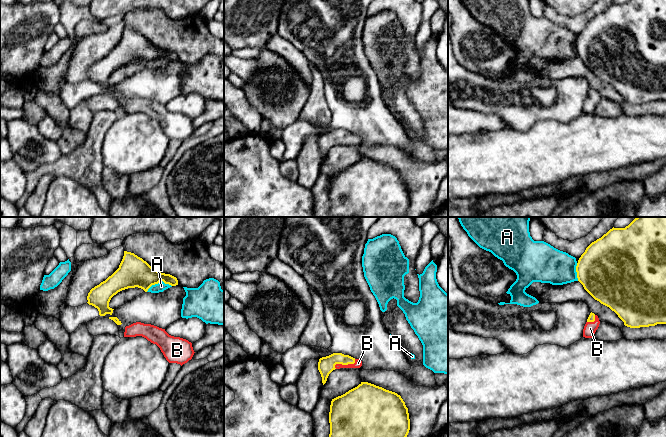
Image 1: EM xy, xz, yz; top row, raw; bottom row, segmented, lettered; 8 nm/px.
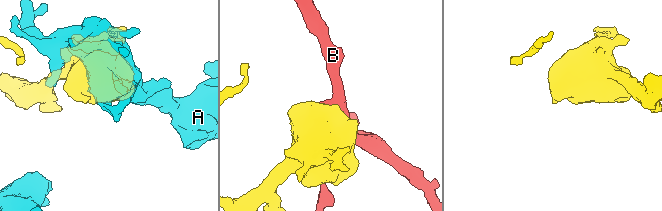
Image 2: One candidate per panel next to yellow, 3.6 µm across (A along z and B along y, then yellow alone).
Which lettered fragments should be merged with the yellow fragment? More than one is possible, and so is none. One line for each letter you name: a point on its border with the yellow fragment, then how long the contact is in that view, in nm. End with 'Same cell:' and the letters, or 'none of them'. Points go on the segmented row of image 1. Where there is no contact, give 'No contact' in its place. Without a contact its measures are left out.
B: Touches yellow at xz (345, 364). Shared border 190 nm
Same cell: B

